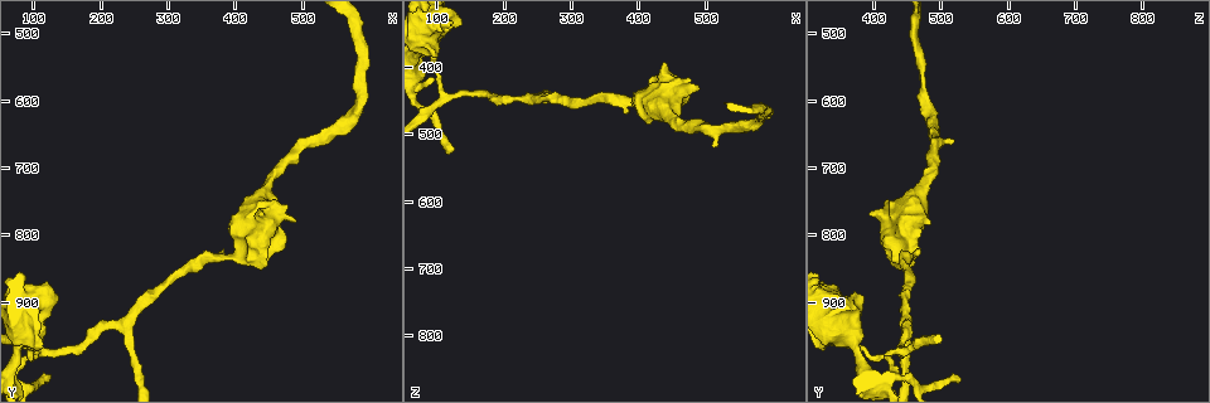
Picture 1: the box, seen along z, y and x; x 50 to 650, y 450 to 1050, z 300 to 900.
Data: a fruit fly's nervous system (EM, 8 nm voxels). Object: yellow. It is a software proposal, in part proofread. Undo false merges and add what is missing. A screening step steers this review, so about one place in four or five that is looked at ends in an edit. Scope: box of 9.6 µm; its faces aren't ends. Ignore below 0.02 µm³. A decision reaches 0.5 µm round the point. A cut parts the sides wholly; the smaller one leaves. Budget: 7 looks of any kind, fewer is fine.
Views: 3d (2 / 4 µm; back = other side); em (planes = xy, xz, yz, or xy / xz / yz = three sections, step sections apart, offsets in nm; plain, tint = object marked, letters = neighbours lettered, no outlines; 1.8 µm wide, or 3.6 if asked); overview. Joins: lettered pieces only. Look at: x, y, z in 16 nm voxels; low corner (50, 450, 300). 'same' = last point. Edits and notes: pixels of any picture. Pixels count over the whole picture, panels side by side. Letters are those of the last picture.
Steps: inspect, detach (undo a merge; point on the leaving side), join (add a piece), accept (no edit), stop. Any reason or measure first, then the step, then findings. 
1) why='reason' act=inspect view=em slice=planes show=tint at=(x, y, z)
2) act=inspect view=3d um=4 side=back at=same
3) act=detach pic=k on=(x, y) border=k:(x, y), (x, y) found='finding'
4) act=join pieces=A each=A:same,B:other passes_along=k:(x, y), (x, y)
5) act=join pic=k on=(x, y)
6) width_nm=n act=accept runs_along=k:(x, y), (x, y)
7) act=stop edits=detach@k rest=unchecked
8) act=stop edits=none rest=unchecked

why='tapers out' act=inspect view=3d um=4 at=(130, 1015, 525)

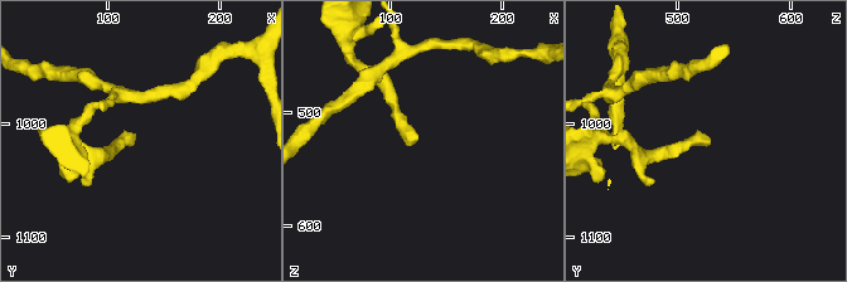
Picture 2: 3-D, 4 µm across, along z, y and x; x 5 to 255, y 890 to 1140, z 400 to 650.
why='now the EM' act=inspect view=em slice=xz step=4 show=letters at=(128, 1008, 522)

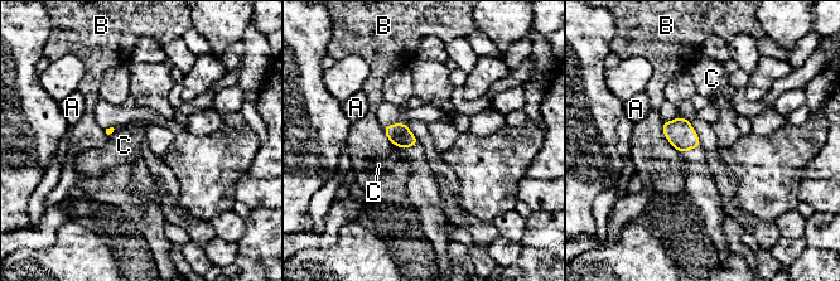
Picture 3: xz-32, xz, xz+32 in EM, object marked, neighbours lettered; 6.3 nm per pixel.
width_nm=140 act=accept each=A:other,B:other,C:other border=3:(391, 144), (404, 149) found='no lettered piece goes on from it'

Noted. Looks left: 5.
why='calibre changes' act=inspect view=em um=3.6 slice=planes show=letters at=(90, 950, 355)

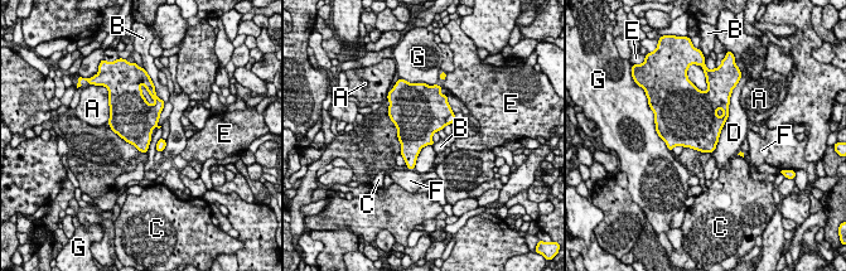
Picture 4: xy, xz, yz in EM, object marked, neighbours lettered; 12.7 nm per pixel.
width_nm=500 longest_contact=D:750nm act=detach pic=4 on=(428, 114) each=A:other,B:other,C:other,D:other,E:other,F:other,G:other found='a second neuron is stuck on'

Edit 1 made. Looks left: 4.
act=stop edits=detach@4 rest=unchecked

